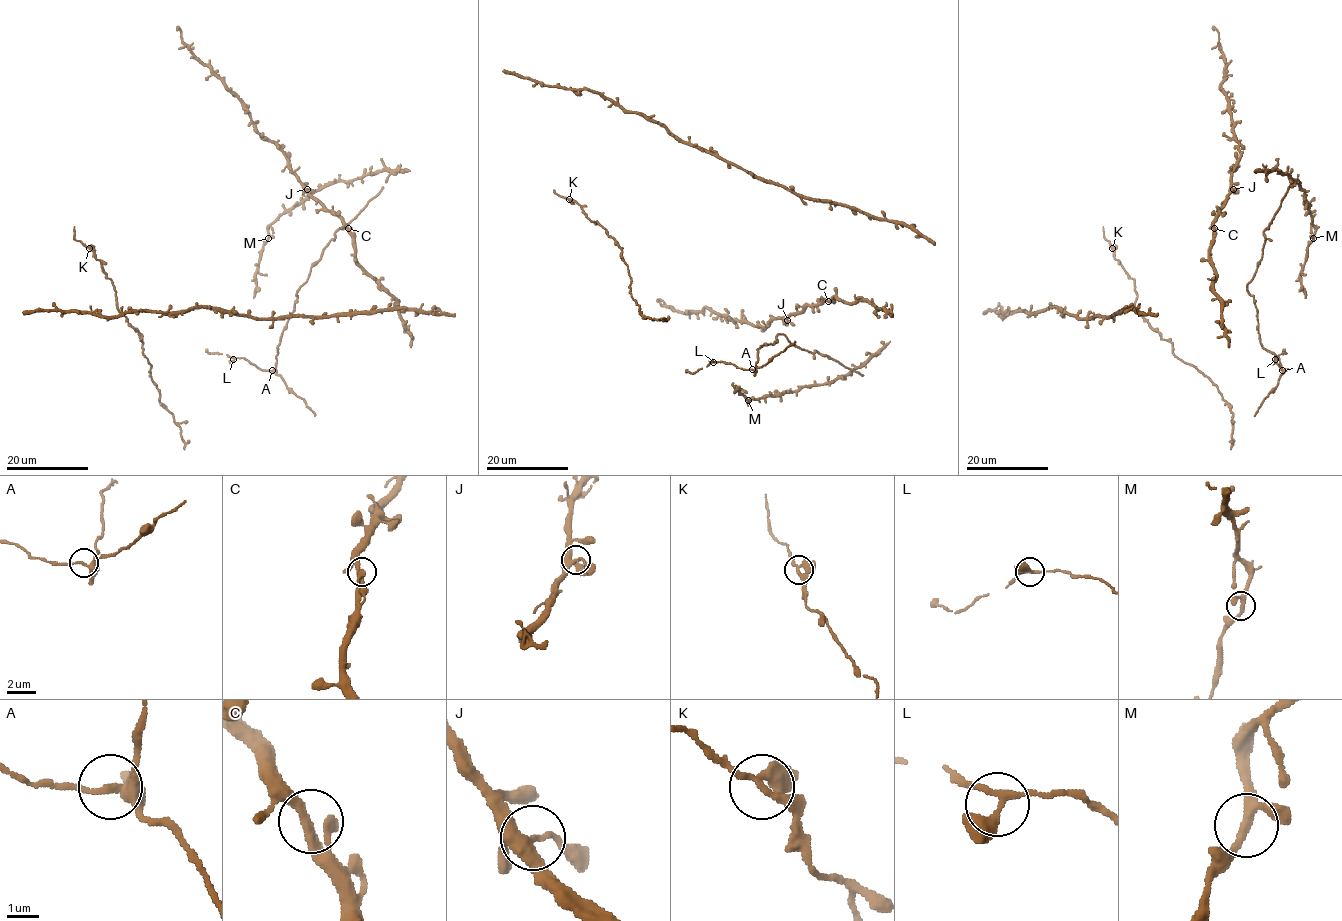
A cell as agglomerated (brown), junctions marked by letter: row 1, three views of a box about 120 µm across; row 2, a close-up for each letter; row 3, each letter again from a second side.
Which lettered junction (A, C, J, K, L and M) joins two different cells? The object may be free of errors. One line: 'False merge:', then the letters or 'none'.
False merge: none

